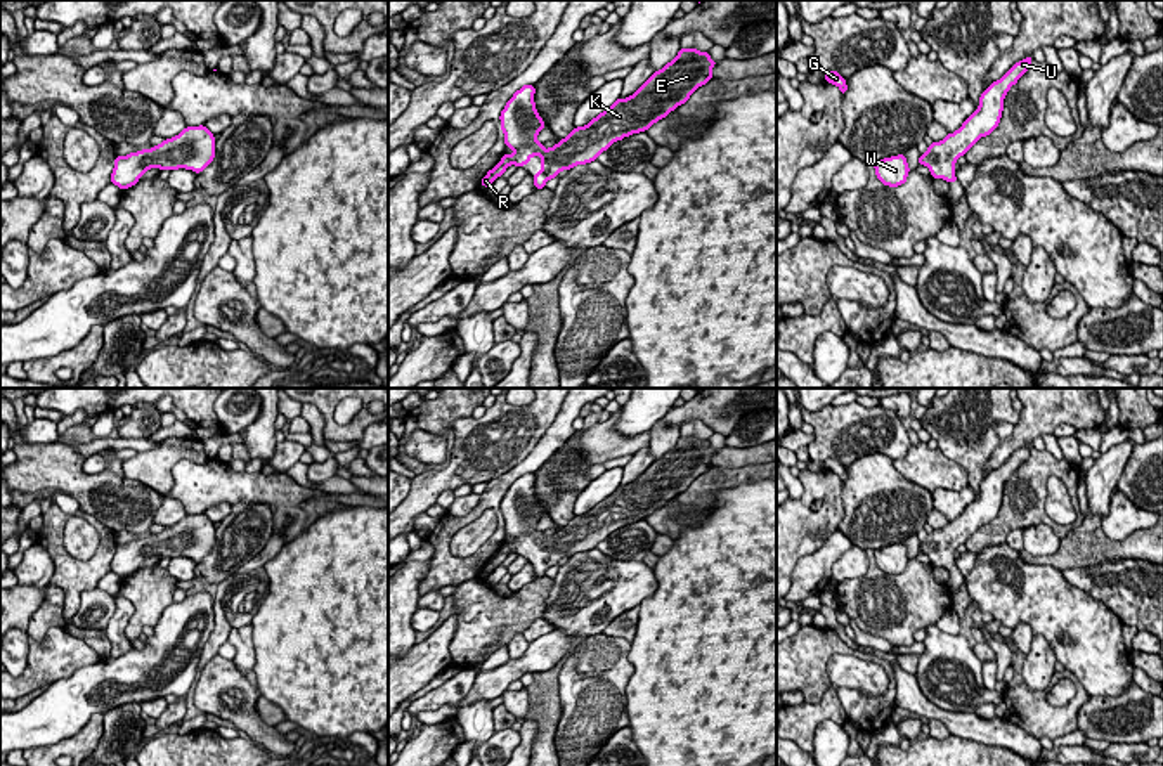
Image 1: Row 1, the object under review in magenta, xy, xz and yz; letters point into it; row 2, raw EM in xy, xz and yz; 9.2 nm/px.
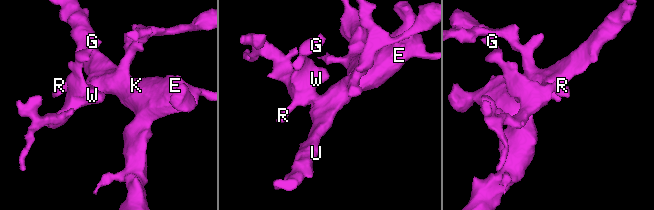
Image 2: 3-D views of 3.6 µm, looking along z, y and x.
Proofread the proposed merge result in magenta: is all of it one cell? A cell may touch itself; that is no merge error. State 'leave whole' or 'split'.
leave whole

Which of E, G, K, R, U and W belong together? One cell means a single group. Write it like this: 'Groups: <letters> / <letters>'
Groups: E G K R U W

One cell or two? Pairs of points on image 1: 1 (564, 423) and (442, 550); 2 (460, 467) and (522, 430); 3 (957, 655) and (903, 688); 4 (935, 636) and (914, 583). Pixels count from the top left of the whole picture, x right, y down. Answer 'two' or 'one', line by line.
1: one
2: one
3: two
4: two

